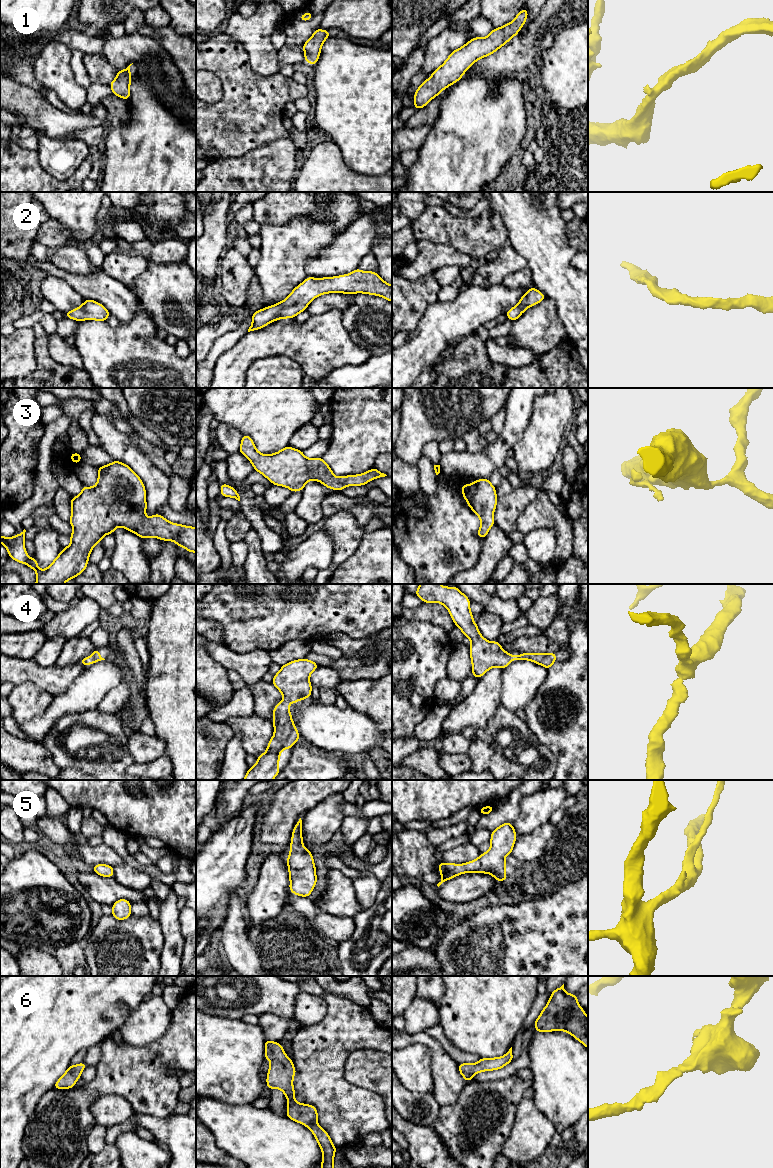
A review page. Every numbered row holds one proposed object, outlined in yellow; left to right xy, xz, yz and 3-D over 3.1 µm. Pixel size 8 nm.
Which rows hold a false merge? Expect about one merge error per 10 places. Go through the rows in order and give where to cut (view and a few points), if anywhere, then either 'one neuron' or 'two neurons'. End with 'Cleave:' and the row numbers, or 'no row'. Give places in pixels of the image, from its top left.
1: no cut; one neuron
2: no cut; one neuron
3: no cut; one neuron
4: no cut; one neuron
5: no cut; one neuron
6: no cut; one neuron
Cleave: no row

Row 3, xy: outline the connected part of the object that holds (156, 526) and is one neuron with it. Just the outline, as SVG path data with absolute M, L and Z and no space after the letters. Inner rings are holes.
M114 460L111 464L98 467L98 480L94 487L82 485L82 492L76 497L71 497L69 520L73 527L73 532L69 536L71 543L68 547L62 548L63 551L45 570L39 569L37 560L30 558L26 553L25 529L15 537L0 535L0 543L6 547L9 558L26 564L36 571L35 584L64 584L82 574L88 565L93 547L101 542L105 535L113 534L116 527L123 527L137 534L141 539L154 537L163 541L174 541L178 547L196 553L195 527L172 523L161 514L146 518L146 508L146 489L143 481L128 465Z

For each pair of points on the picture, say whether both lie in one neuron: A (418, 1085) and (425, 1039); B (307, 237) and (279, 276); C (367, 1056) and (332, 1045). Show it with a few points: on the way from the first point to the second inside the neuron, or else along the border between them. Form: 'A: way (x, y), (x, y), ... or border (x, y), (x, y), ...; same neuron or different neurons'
A: border (402, 1047), (426, 1045), (431, 1050), (432, 1067); different neurons
B: way (297, 247), (282, 266); same neuron
C: border (376, 1050), (353, 1051), (346, 1060), (344, 1074); different neurons

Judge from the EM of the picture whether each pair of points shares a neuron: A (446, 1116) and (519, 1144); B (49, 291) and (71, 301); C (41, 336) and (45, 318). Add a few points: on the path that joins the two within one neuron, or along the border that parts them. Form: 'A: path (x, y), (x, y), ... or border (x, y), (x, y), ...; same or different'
A: border (516, 1117), (510, 1135), (500, 1153); different
B: path (54, 291), (57, 291), (66, 298); same
C: border (31, 327), (39, 323), (48, 335); different

